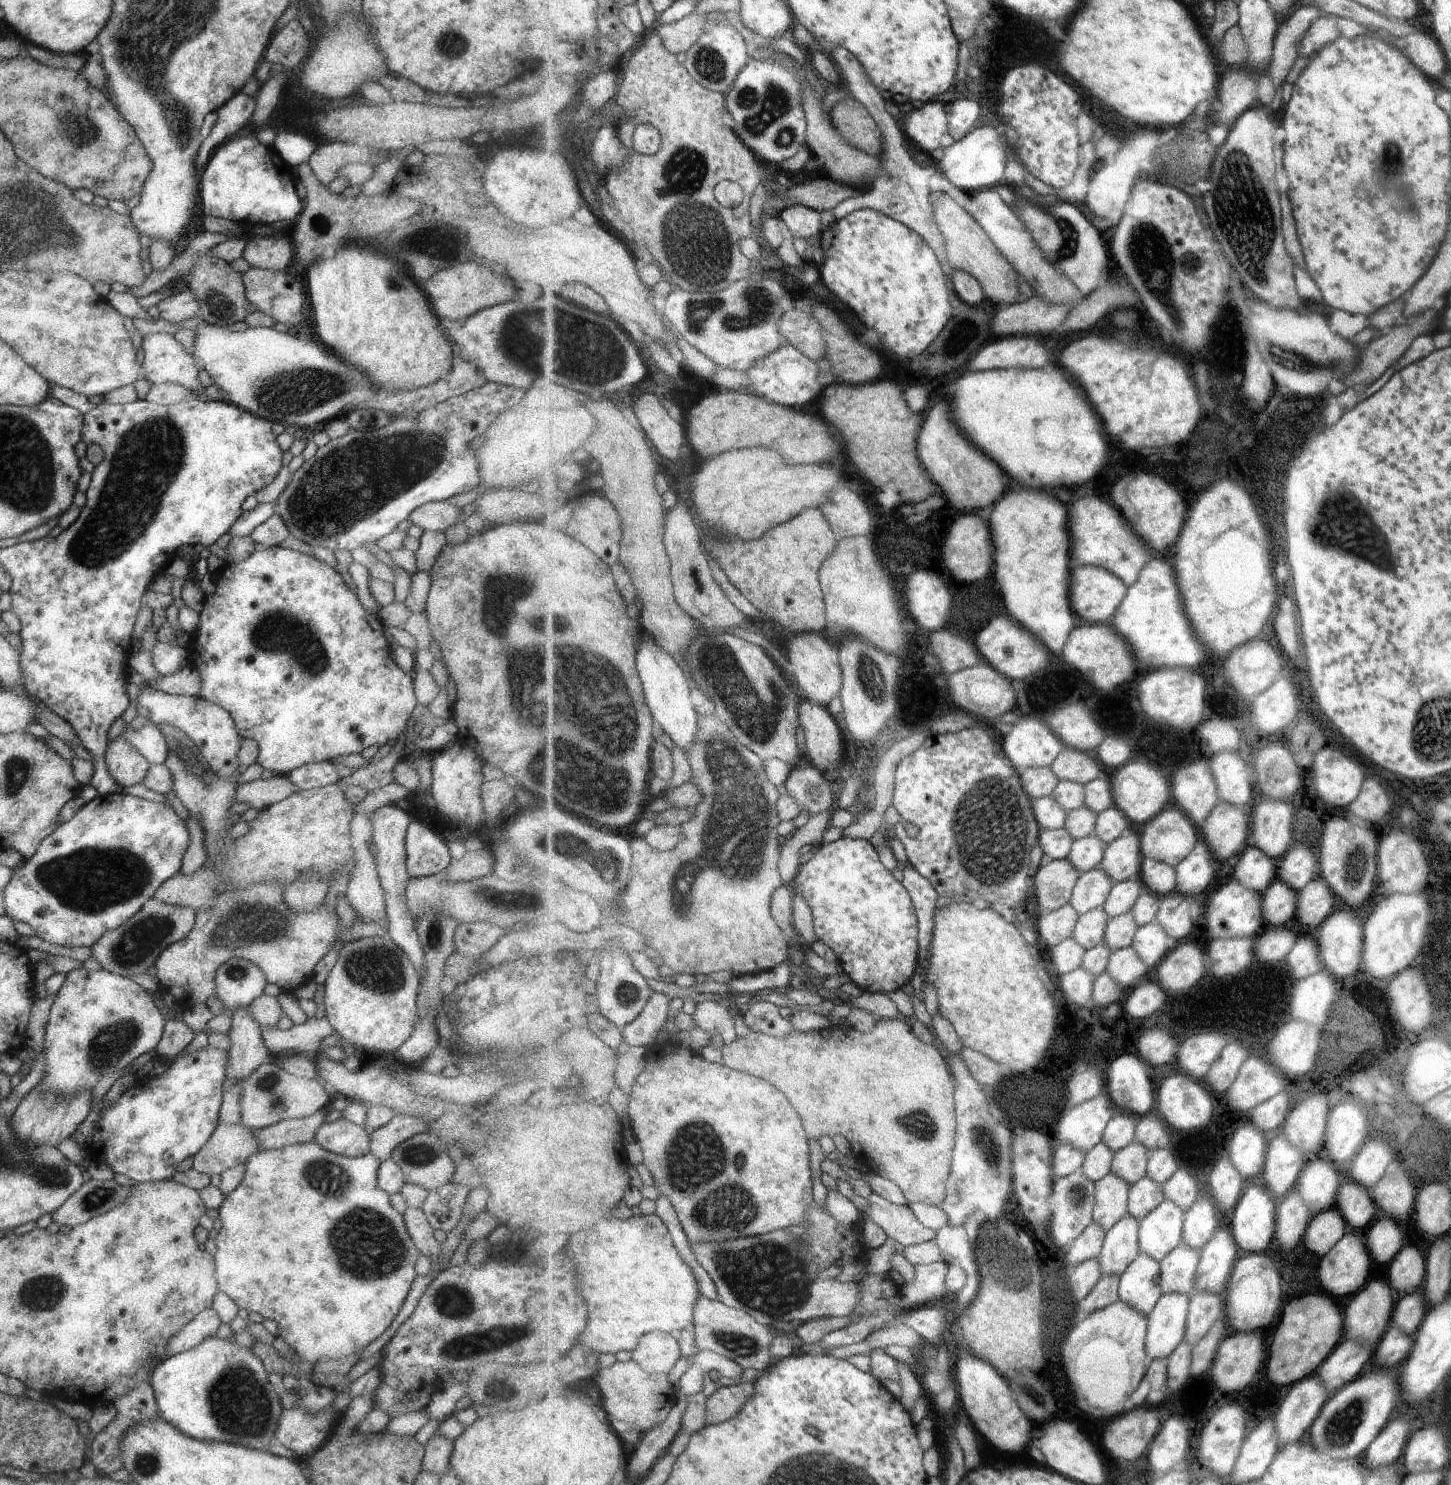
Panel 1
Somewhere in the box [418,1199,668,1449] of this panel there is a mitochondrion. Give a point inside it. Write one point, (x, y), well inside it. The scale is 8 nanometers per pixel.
(475, 1344)

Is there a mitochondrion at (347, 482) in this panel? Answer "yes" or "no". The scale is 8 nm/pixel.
yes

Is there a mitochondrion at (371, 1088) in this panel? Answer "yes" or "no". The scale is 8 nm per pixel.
no

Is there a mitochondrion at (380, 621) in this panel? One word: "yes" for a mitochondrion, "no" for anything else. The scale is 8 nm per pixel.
no

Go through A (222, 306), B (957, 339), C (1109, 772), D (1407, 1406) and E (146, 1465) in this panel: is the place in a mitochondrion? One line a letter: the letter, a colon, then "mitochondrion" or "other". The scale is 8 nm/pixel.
A: mitochondrion
B: other
C: other
D: other
E: mitochondrion

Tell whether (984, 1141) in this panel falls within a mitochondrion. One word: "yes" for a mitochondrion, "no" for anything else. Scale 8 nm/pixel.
yes

